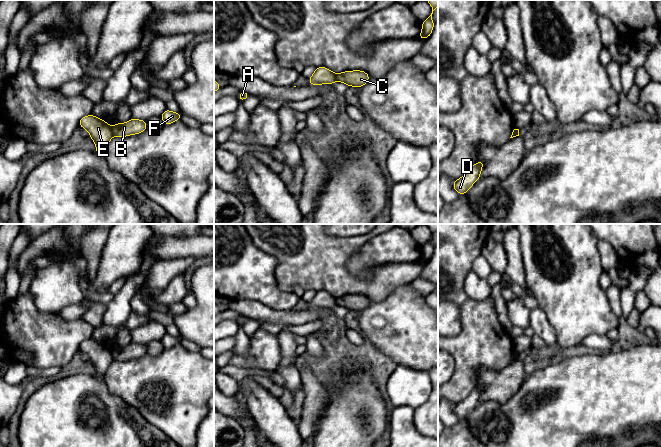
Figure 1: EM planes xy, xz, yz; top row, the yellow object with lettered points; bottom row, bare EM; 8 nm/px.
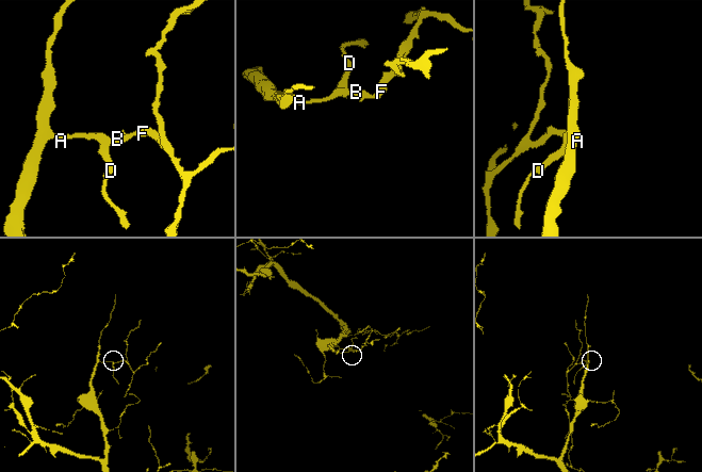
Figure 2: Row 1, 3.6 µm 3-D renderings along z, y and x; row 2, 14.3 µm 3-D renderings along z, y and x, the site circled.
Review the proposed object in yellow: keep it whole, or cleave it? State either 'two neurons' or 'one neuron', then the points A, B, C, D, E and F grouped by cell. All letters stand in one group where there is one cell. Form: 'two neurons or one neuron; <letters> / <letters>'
two neurons; A D E / B C F

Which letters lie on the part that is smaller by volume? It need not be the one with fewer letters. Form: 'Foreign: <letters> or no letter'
Foreign: B, C, F

